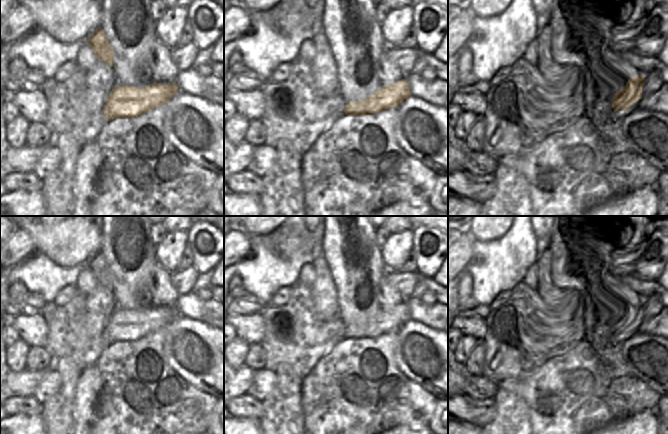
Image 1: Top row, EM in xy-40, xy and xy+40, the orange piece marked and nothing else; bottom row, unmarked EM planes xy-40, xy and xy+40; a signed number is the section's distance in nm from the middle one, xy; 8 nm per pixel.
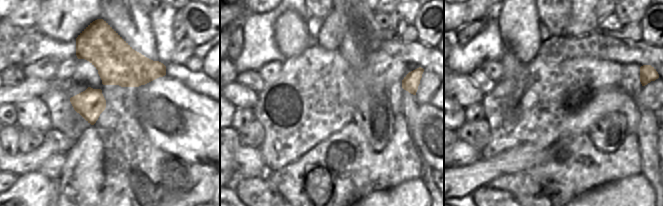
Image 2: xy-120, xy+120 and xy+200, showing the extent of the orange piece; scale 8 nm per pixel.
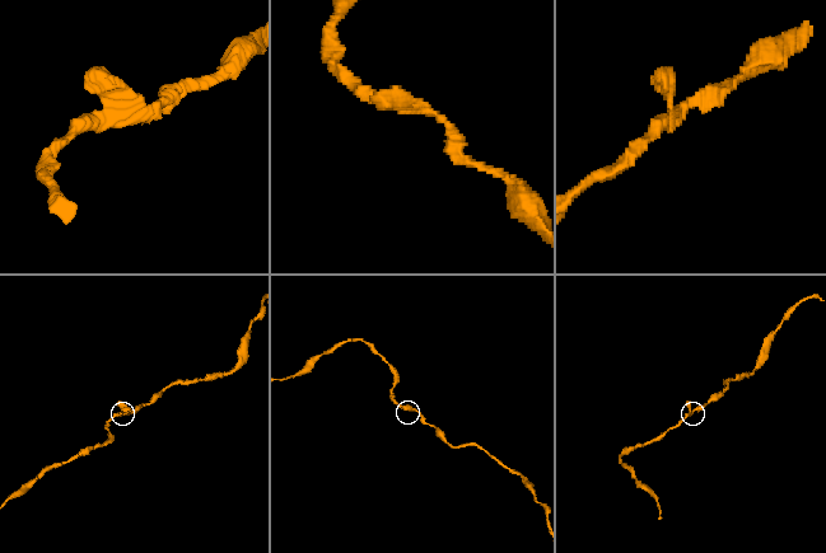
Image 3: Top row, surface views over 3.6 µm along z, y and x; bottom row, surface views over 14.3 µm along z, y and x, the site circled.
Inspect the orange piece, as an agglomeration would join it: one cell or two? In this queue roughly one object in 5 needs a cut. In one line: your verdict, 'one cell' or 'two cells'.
one cell

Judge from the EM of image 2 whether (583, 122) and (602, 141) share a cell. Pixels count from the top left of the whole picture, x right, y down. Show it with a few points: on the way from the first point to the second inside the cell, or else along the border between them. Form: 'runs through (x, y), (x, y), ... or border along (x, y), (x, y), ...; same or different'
border along (608, 114), (601, 117), (587, 134); different

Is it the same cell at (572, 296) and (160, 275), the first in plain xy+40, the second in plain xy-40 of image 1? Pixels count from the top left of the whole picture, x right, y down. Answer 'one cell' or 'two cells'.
two cells

